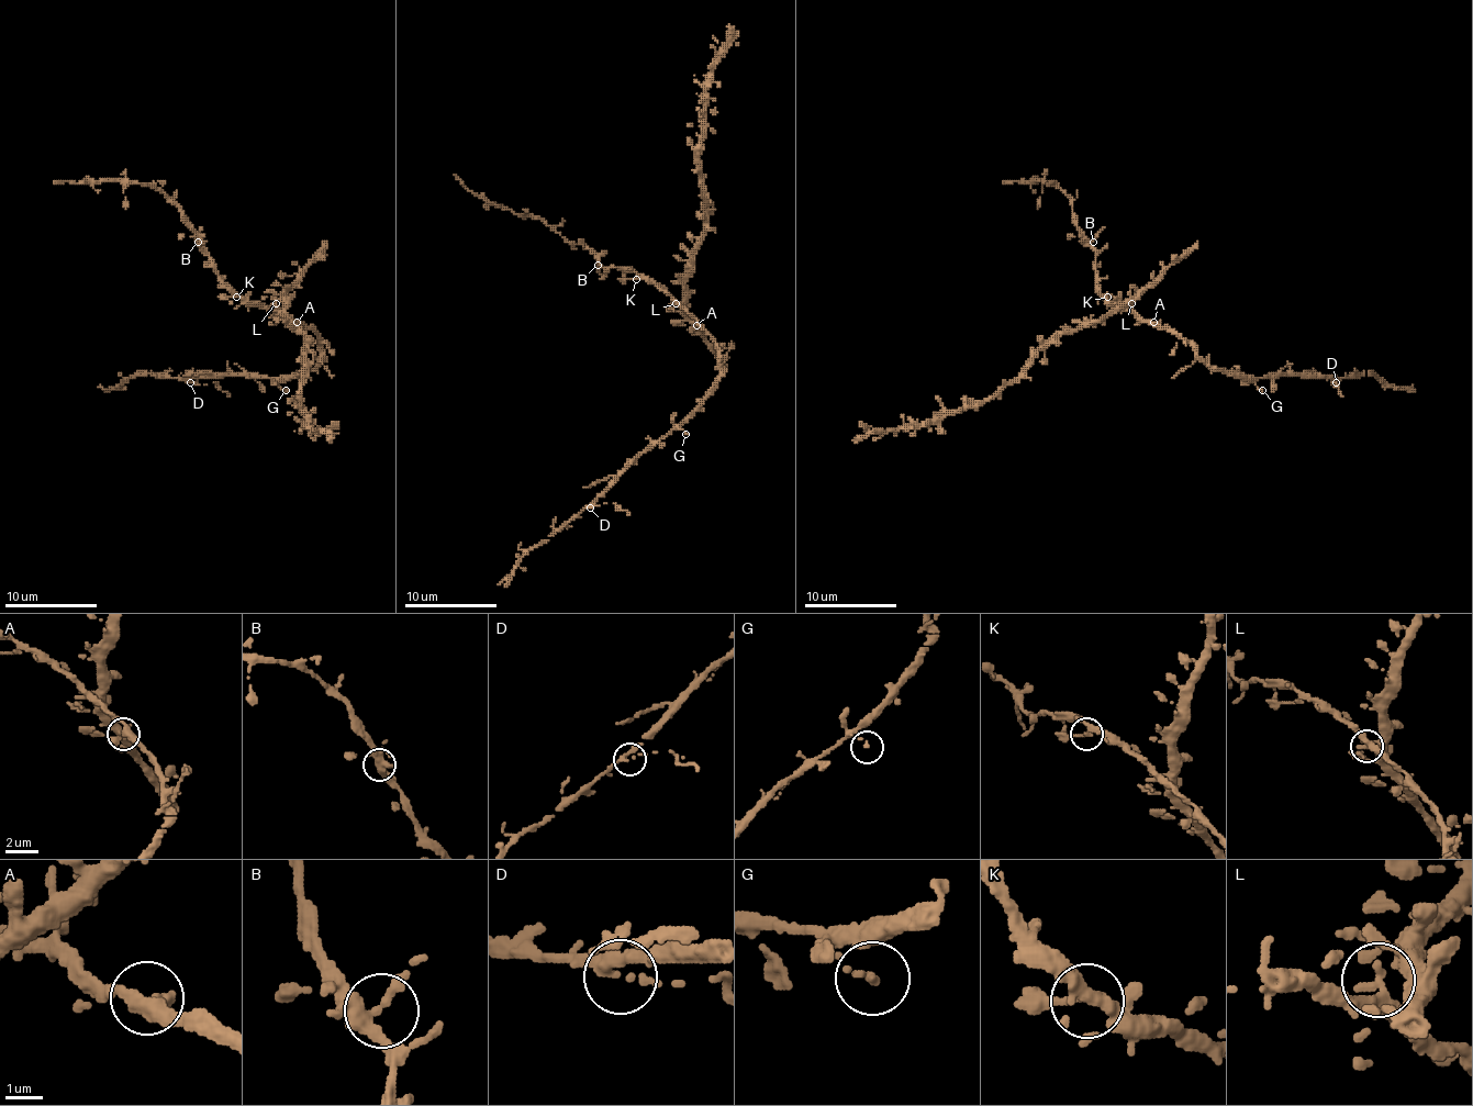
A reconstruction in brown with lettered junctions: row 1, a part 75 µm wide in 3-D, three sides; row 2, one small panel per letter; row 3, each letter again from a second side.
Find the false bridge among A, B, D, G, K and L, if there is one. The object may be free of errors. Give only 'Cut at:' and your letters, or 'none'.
Cut at: L

